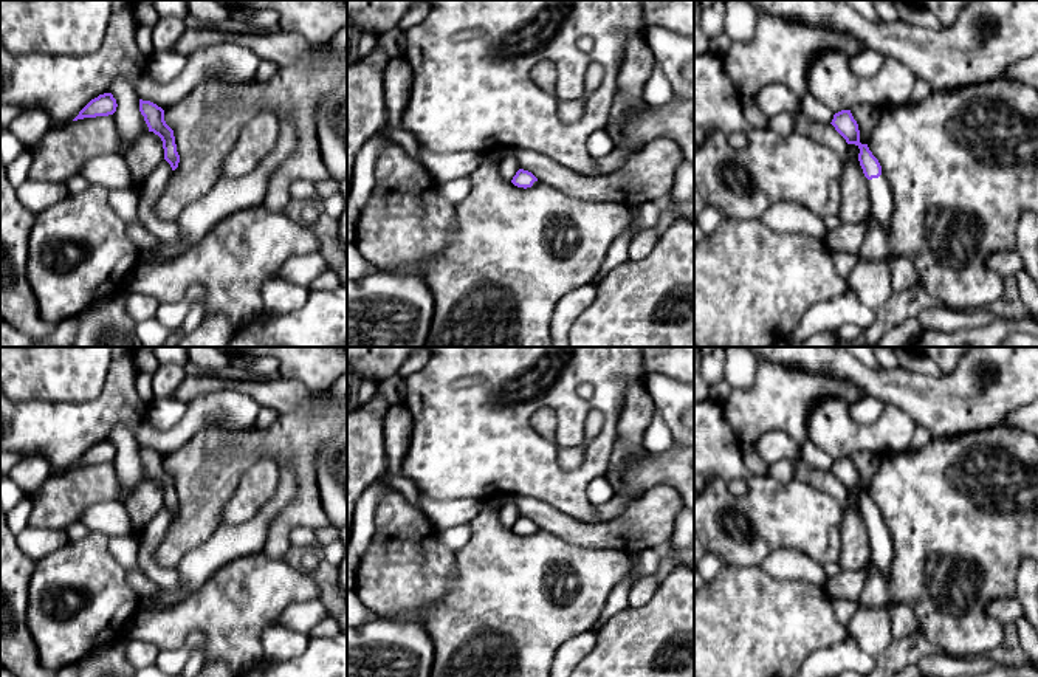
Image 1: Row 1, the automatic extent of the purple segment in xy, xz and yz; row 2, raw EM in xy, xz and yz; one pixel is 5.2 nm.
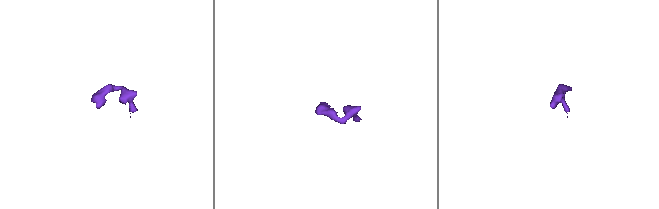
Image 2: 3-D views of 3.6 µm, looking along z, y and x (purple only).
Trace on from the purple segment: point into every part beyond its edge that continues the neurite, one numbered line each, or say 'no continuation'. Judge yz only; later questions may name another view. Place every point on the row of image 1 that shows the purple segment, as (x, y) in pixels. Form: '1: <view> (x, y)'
1: yz (880, 197)

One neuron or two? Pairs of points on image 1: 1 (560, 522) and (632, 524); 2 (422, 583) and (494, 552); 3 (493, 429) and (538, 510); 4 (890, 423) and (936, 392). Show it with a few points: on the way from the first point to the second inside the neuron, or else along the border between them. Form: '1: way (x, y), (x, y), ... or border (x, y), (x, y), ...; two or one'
1: way (578, 533), (614, 533); one
2: border (456, 552), (456, 577), (439, 601); two
3: border (496, 494), (535, 496), (564, 513); two
4: border (886, 402), (899, 406), (917, 425); two

